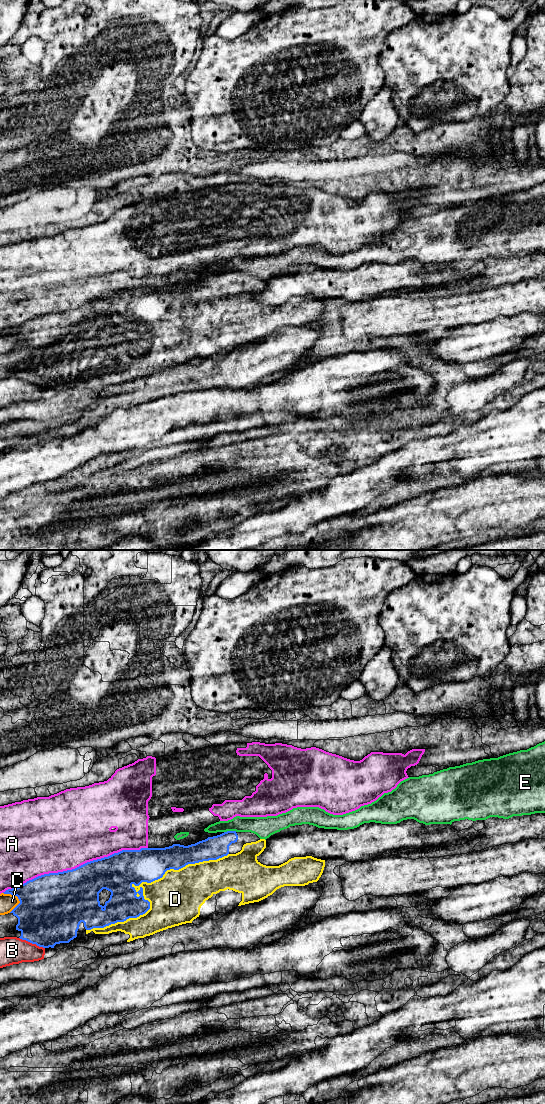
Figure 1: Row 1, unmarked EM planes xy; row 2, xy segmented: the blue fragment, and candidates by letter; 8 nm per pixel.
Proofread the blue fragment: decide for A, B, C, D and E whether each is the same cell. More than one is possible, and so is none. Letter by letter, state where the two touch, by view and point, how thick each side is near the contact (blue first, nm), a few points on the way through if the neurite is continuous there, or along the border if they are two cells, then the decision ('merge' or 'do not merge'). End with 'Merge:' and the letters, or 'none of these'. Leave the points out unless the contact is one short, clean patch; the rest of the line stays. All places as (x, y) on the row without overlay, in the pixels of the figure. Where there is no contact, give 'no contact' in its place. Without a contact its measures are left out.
A: xy (75, 308) | 440/500 nm | do not merge
B: xy (32, 383) | 480/220 nm | do not merge
C: xy (18, 338) | 460/140 nm | do not merge
D: xy (140, 323) | 300/320 nm | merge
E: xy (230, 271) | 190/150 nm | do not merge
Merge: D

